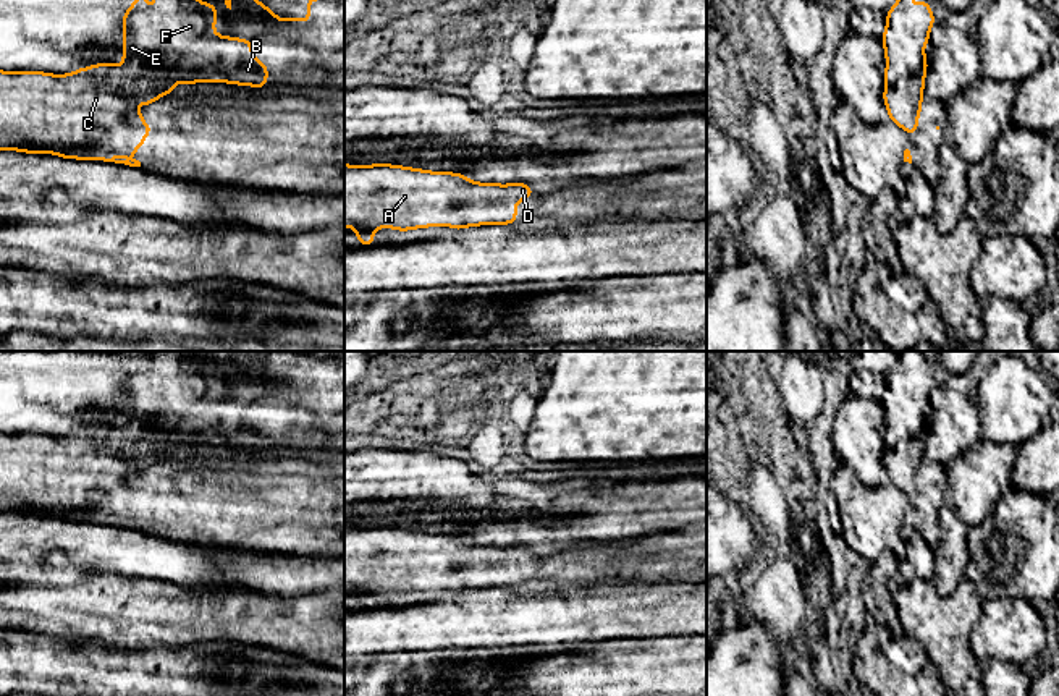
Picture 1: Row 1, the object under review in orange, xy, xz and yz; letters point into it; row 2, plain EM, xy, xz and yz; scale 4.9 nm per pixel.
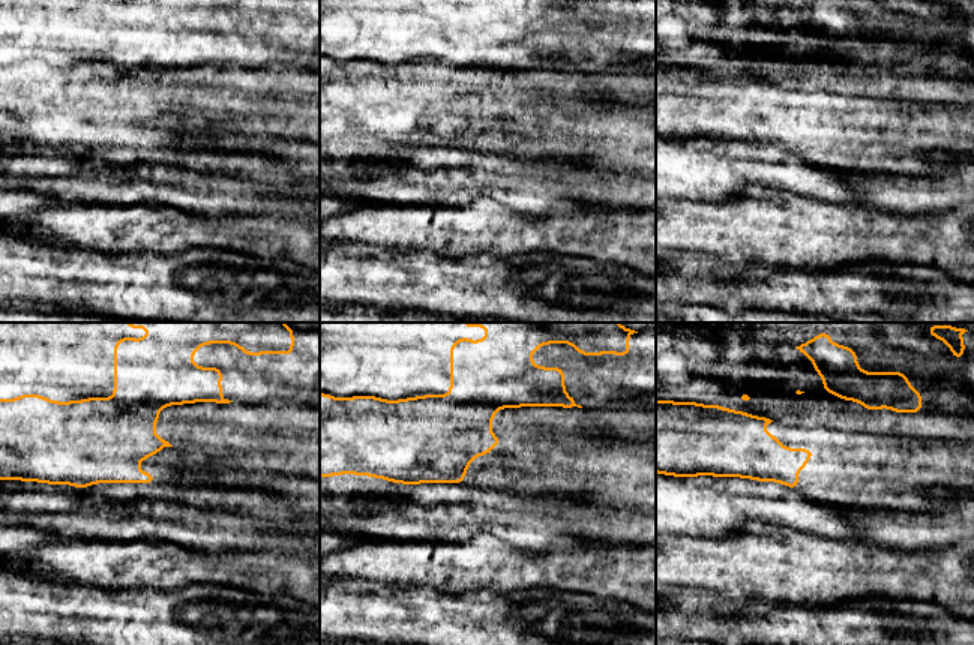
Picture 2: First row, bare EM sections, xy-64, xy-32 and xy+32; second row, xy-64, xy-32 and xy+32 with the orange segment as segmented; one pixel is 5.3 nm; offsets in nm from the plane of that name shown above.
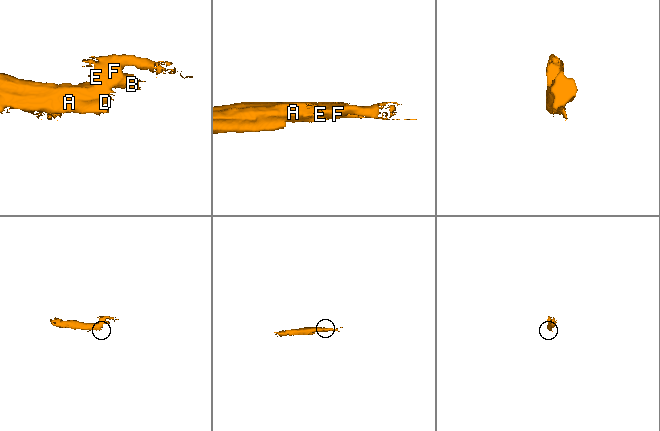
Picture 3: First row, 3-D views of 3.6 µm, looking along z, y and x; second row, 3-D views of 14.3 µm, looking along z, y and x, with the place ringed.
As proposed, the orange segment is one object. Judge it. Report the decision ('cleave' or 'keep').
keep

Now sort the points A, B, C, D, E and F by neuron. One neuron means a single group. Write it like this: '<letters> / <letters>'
A B C D E F

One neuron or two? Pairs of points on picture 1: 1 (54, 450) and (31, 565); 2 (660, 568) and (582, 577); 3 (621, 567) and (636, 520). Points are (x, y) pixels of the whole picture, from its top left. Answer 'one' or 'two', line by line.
1: two
2: one
3: two

